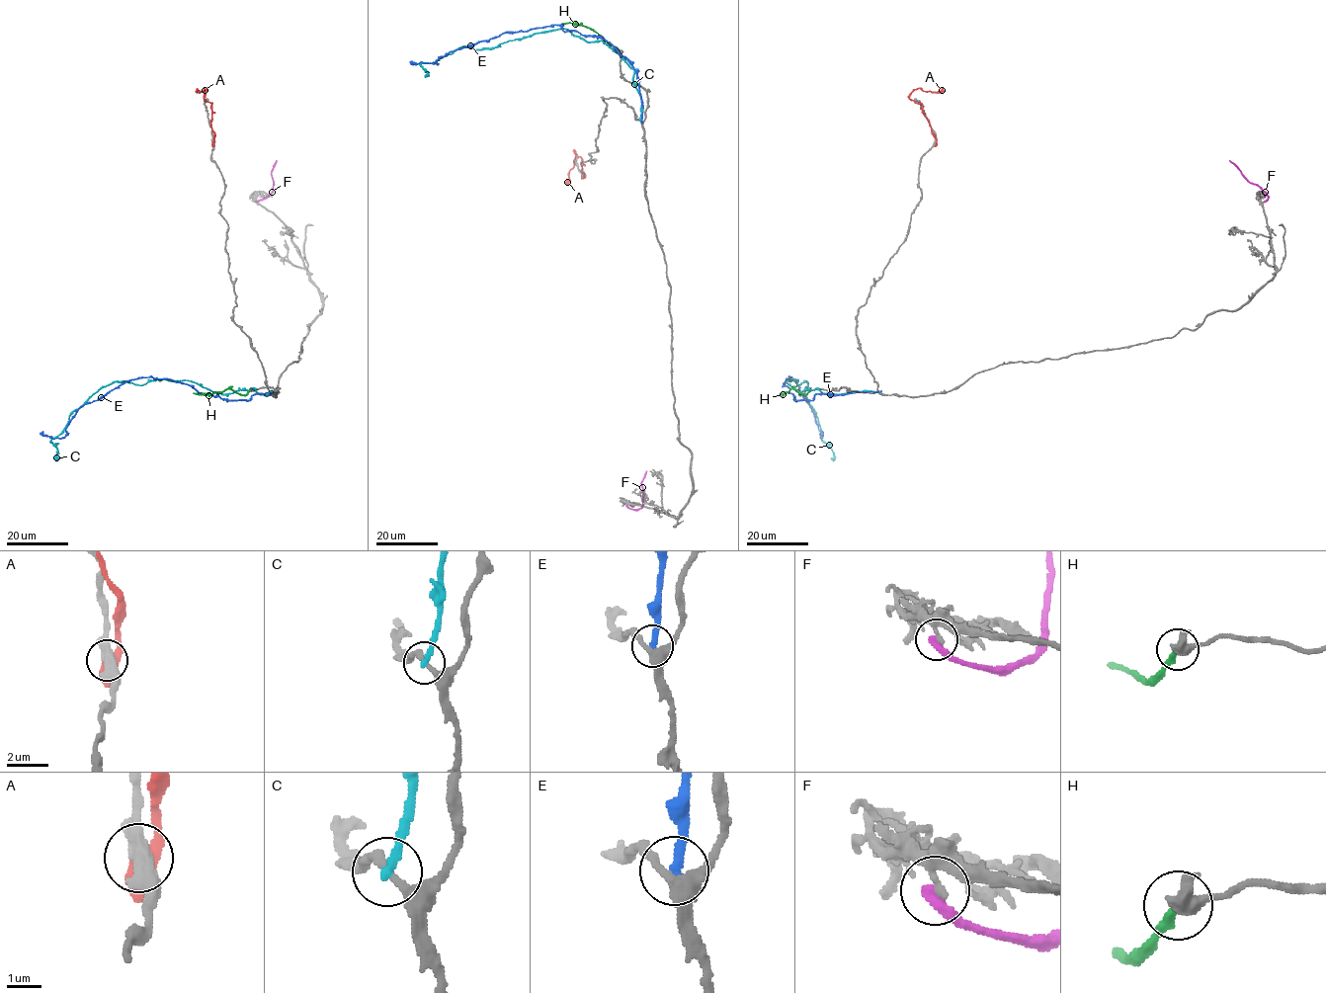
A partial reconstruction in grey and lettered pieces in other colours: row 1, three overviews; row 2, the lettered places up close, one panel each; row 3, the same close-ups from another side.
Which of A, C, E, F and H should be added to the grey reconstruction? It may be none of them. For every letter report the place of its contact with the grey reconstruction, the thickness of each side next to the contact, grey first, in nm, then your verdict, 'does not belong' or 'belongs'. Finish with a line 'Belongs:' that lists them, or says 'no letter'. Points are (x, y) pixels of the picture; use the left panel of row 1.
A: meets grey at (212, 142); 400 nm thick on the grey side, 550 nm on the other; does not belong
C: meets grey at (269, 391); 240 nm thick on the grey side, 220 nm on the other; does not belong
E: meets grey at (271, 392); 280 nm thick on the grey side, 320 nm on the other; does not belong
F: meets grey at (257, 202); 190 nm thick on the grey side, 380 nm on the other; does not belong
H: meets grey at (249, 390); 360 nm thick on the grey side, 340 nm on the other; belongs
Belongs: H

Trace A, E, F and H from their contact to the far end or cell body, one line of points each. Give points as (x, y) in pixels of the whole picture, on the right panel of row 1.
A: (936, 142), (922, 106), (911, 100), (909, 95), (918, 88), (936, 92), (944, 89)
E: (878, 391), (815, 394), (811, 400), (796, 400), (783, 384), (787, 378), (797, 384), (820, 433)
F: (1264, 202), (1268, 195), (1229, 160)
H: (809, 390), (805, 395), (793, 388), (782, 392)

